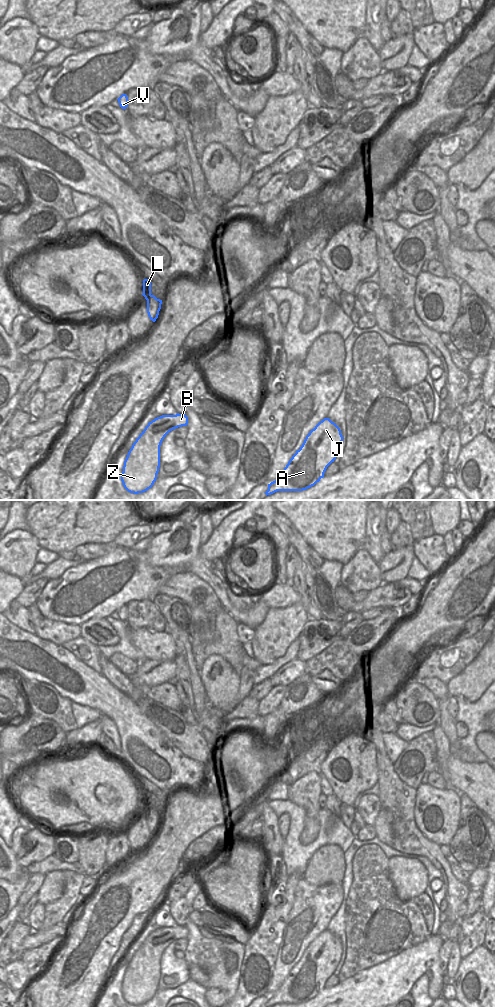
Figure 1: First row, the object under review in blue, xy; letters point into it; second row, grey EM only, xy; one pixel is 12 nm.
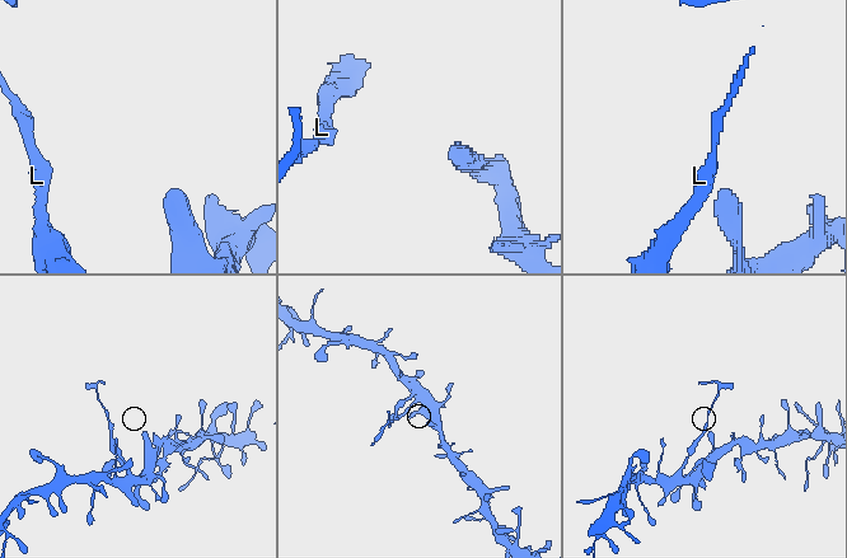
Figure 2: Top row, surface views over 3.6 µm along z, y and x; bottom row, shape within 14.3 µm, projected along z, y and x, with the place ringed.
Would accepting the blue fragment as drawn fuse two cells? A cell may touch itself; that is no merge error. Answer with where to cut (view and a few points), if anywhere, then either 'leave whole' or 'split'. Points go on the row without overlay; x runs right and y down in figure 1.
cut xy (147, 814), (158, 823); split

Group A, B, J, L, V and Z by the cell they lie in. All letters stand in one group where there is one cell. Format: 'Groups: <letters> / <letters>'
Groups: A B J Z / L V

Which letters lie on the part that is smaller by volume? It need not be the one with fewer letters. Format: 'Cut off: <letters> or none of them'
Cut off: L, V

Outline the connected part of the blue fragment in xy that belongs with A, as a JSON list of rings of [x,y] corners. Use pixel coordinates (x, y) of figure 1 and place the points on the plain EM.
[[[324,930],[309,944],[280,988],[268,996],[265,1006],[303,1003],[314,998],[336,971],[342,953],[340,940],[329,930]]]

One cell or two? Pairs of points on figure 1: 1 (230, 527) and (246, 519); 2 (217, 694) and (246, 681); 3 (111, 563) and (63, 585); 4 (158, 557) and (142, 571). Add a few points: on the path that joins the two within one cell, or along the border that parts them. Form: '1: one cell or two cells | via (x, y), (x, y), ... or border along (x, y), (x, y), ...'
1: one cell | via (234, 523), (242, 520)
2: two cells | border along (240, 675), (237, 704)
3: one cell | via (99, 575), (88, 586), (75, 586)
4: two cells | border along (145, 551), (148, 561), (152, 565), (173, 566)

